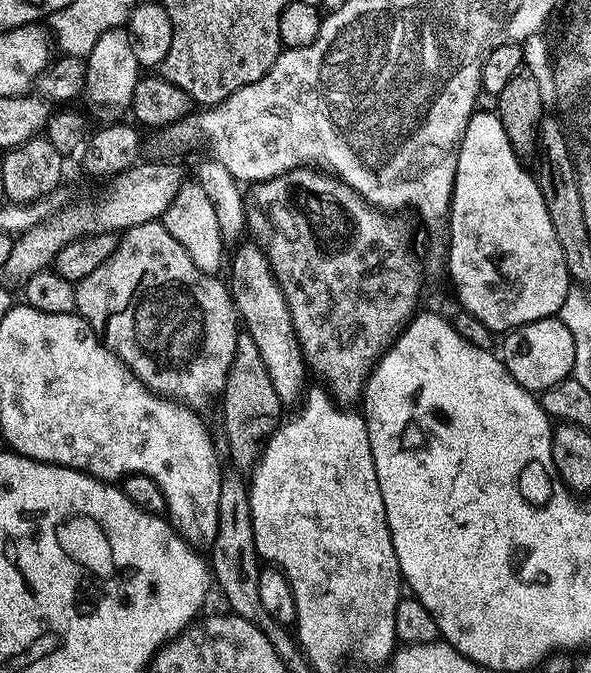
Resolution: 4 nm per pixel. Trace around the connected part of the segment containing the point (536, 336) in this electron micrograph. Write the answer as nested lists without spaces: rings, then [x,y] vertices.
[[[556,316],[535,320],[513,328],[503,337],[502,359],[506,370],[533,394],[543,394],[550,386],[569,379],[574,372],[574,338]]]

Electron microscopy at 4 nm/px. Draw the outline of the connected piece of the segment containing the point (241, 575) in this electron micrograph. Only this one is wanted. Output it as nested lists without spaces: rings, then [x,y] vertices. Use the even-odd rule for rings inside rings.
[[[225,469],[220,478],[218,502],[218,534],[208,554],[211,573],[222,588],[229,611],[238,617],[254,622],[264,634],[268,624],[277,620],[270,614],[259,597],[257,579],[260,577],[260,559],[253,540],[252,514],[249,510],[247,485],[243,477],[233,469]]]

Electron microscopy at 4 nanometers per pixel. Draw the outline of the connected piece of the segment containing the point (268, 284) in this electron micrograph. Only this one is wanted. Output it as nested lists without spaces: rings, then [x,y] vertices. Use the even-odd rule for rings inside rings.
[[[254,246],[244,249],[234,262],[234,304],[240,315],[243,327],[248,330],[248,336],[256,343],[255,355],[262,358],[262,366],[266,366],[266,374],[270,376],[270,386],[274,388],[274,394],[280,400],[281,405],[299,405],[305,399],[306,387],[304,388],[304,376],[306,377],[306,365],[304,356],[301,354],[300,343],[296,338],[296,331],[290,318],[289,308],[286,306],[284,295],[273,278],[272,270],[265,259],[264,253]]]

